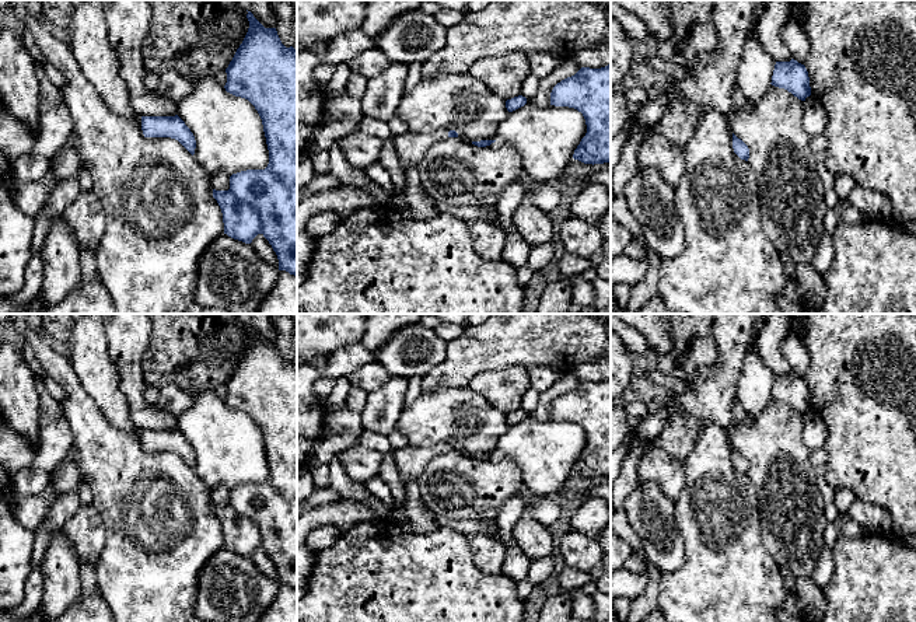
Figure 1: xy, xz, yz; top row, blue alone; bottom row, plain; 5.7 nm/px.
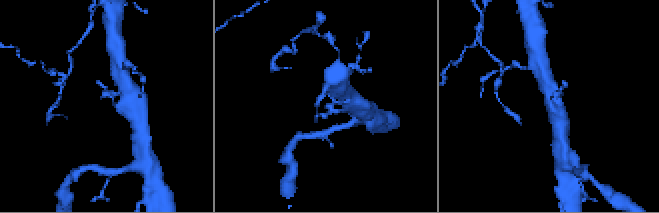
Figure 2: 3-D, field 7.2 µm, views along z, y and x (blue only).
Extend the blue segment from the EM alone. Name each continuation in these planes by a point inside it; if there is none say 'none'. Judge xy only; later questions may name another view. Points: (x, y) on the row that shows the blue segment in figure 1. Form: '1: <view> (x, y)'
none

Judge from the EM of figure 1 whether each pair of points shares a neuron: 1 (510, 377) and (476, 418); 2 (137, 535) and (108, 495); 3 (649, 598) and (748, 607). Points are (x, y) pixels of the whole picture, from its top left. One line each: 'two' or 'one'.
1: two
2: one
3: two

